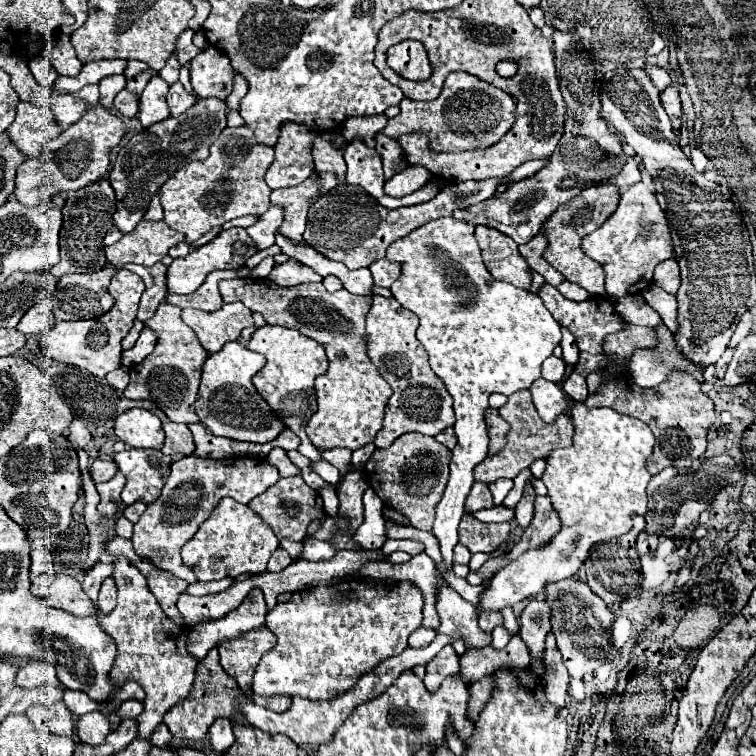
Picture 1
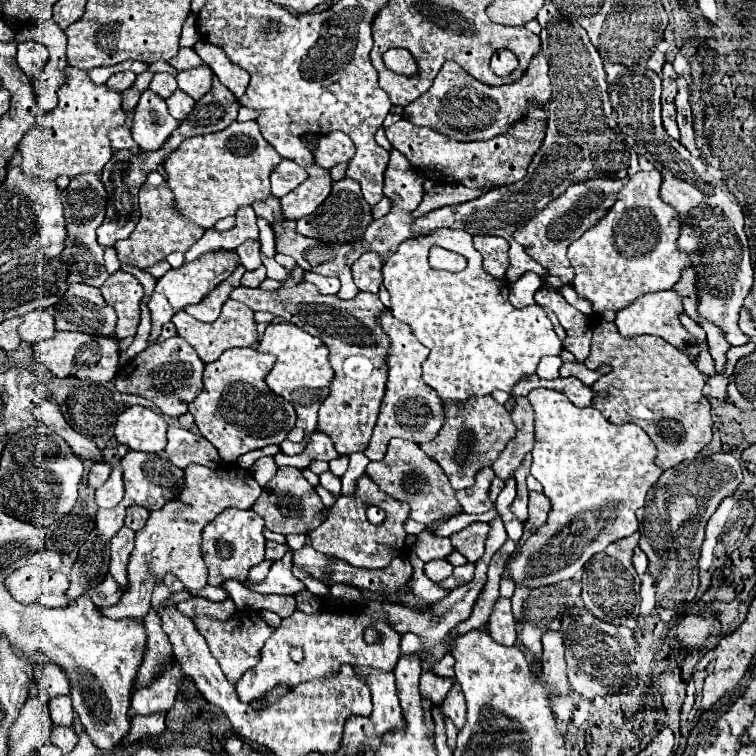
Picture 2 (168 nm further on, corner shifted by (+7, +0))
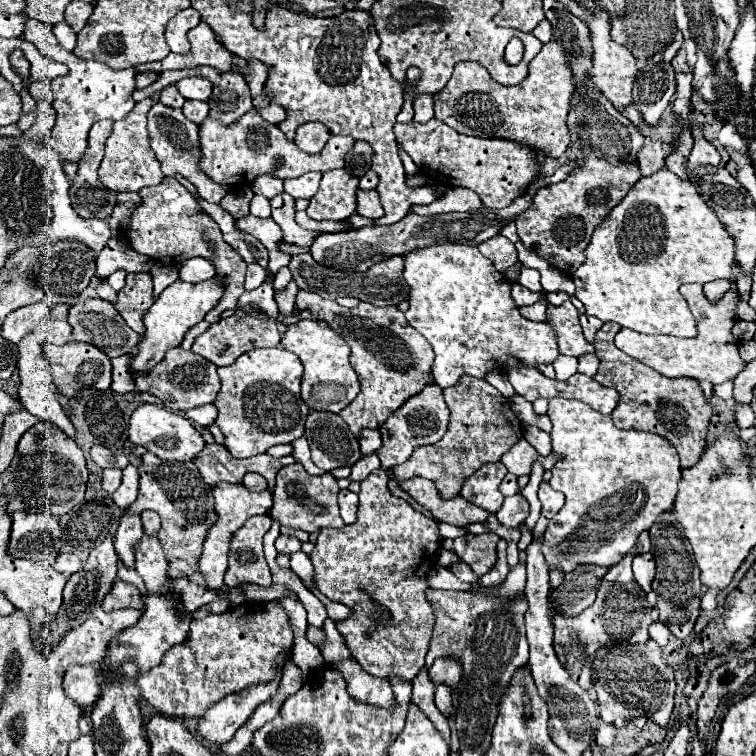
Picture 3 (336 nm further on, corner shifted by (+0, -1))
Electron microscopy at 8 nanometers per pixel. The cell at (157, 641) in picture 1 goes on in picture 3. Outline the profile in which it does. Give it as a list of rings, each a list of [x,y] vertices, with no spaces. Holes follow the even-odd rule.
[[[124,513],[120,517],[116,537],[114,537],[114,547],[118,557],[124,561],[126,567],[134,567],[134,545],[142,537],[142,521],[140,515],[136,513]]]

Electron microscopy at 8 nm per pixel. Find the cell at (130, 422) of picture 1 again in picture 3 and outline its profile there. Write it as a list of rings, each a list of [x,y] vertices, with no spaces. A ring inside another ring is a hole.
[[[142,405],[132,413],[128,437],[134,445],[146,447],[150,453],[158,455],[164,461],[182,461],[182,463],[196,459],[196,455],[206,445],[200,431],[190,423],[188,417],[174,413],[174,411],[168,411],[164,407],[158,407],[158,405]]]

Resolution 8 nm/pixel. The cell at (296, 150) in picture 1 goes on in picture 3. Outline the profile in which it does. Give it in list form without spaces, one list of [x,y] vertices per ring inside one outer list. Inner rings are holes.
[[[306,173],[296,179],[286,179],[284,191],[288,195],[292,195],[294,199],[312,199],[312,195],[316,195],[316,191],[318,191],[320,177],[322,177],[320,173]]]

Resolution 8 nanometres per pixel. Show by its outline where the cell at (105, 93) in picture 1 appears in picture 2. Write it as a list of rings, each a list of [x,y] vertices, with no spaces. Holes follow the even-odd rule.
[[[119,72],[119,74],[113,74],[105,84],[109,84],[113,90],[117,92],[123,92],[127,90],[131,84],[135,82],[135,74],[133,72]]]

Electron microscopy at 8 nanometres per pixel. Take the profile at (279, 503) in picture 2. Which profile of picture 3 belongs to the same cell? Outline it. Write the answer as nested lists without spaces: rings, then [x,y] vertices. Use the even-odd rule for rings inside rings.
[[[292,463],[282,467],[276,477],[276,491],[274,491],[274,505],[270,515],[278,519],[282,525],[304,529],[308,533],[320,531],[324,527],[344,527],[340,509],[338,509],[338,483],[332,473],[324,473],[320,477],[308,475],[308,471],[300,463]]]

